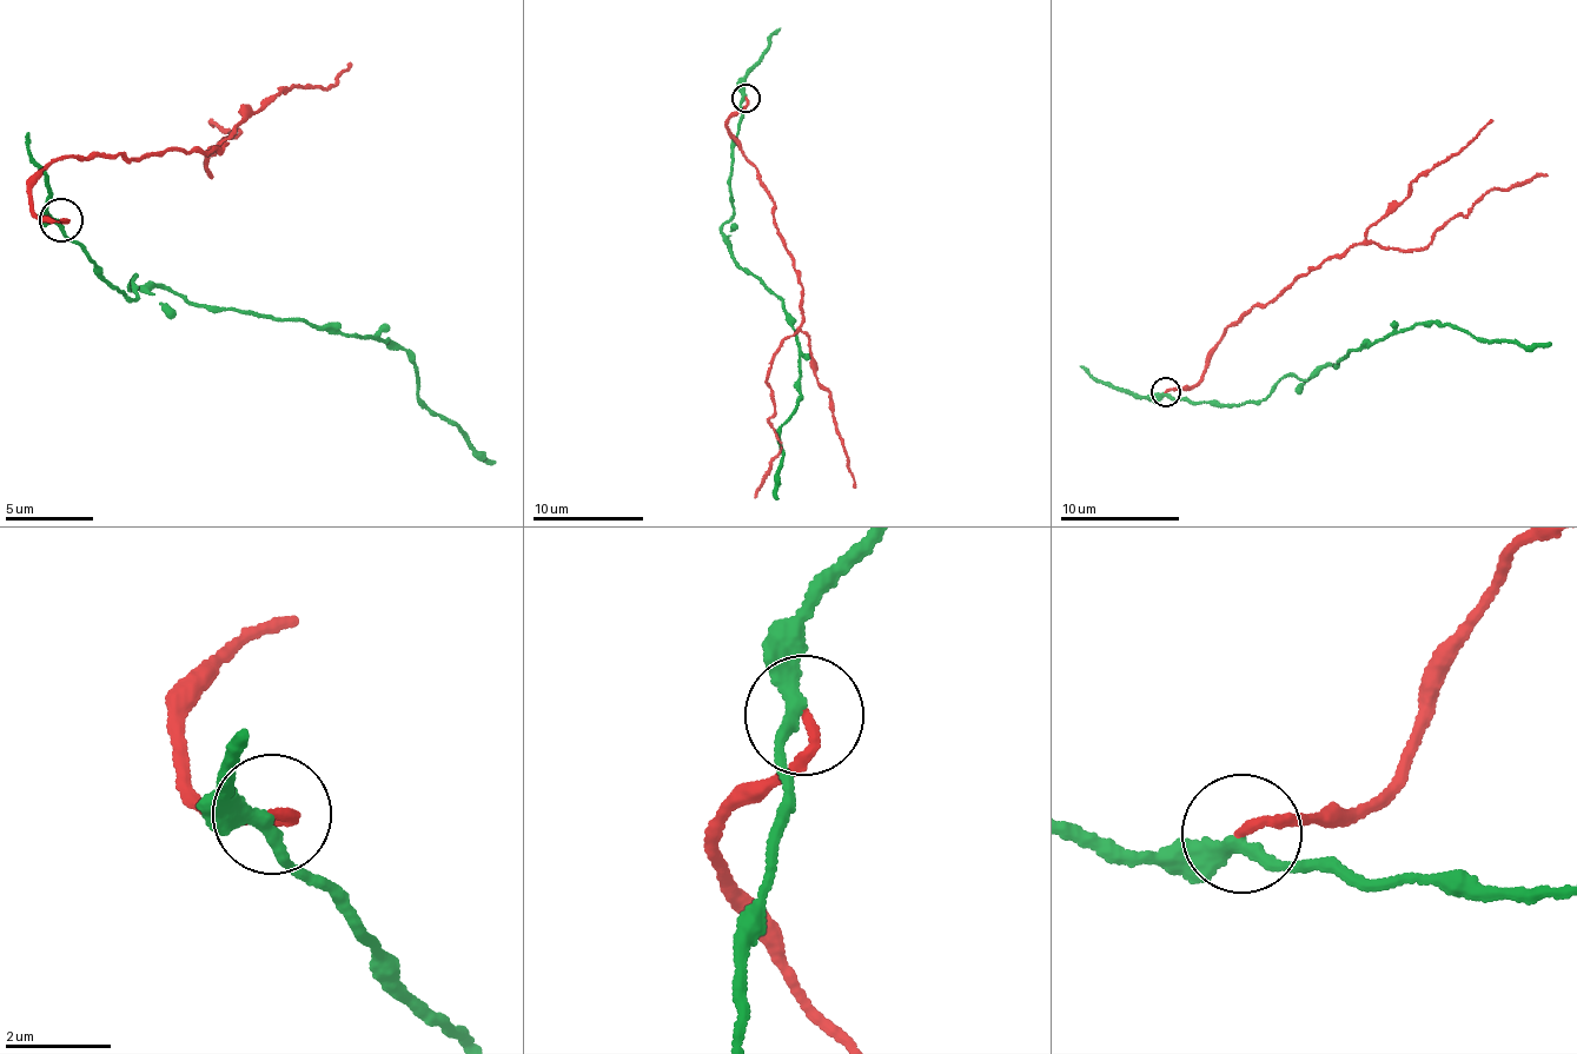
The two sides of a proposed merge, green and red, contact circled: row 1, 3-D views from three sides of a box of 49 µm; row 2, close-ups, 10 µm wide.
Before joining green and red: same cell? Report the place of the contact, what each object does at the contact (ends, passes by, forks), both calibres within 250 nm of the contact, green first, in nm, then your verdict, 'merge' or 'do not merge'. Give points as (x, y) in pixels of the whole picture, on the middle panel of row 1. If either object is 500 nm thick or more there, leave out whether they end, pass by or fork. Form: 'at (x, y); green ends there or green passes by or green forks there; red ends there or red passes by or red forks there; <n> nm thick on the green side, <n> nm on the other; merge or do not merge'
at (746, 98); green passes by; red ends there; 240 nm thick on the green side, 170 nm on the other; merge

